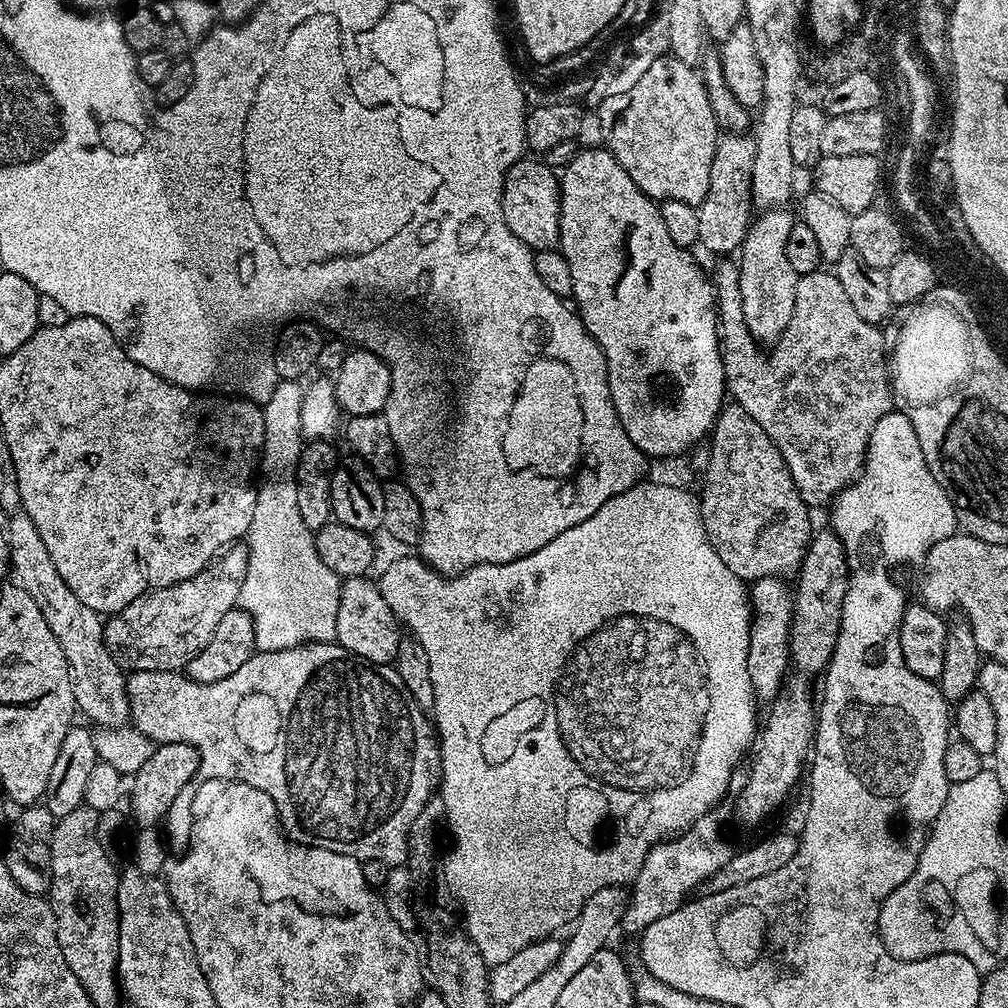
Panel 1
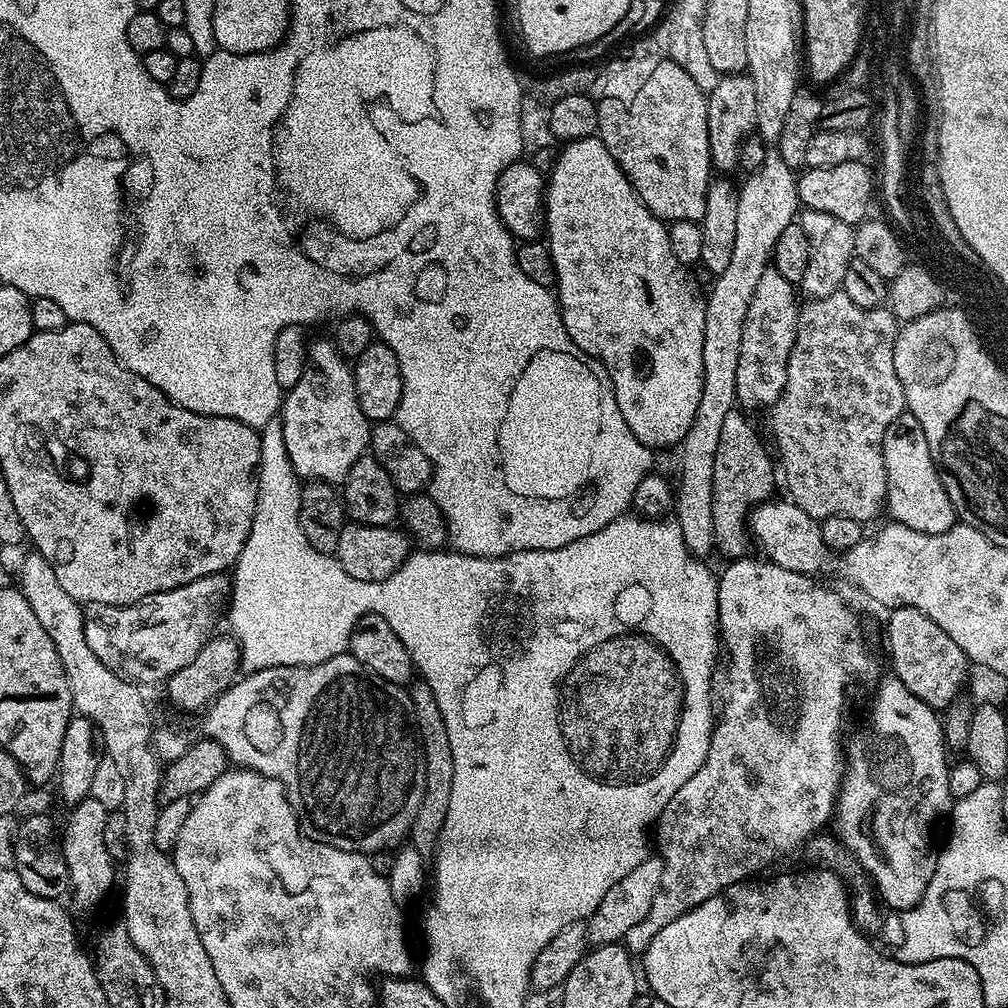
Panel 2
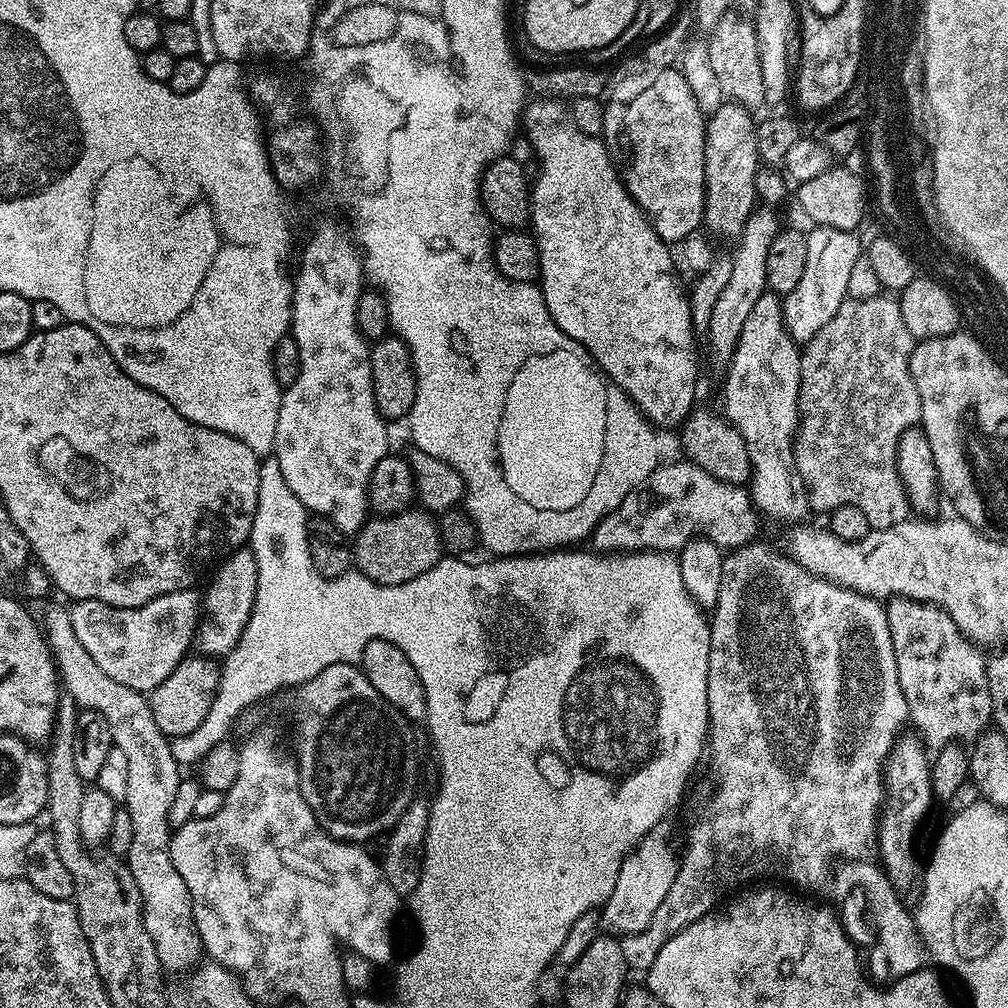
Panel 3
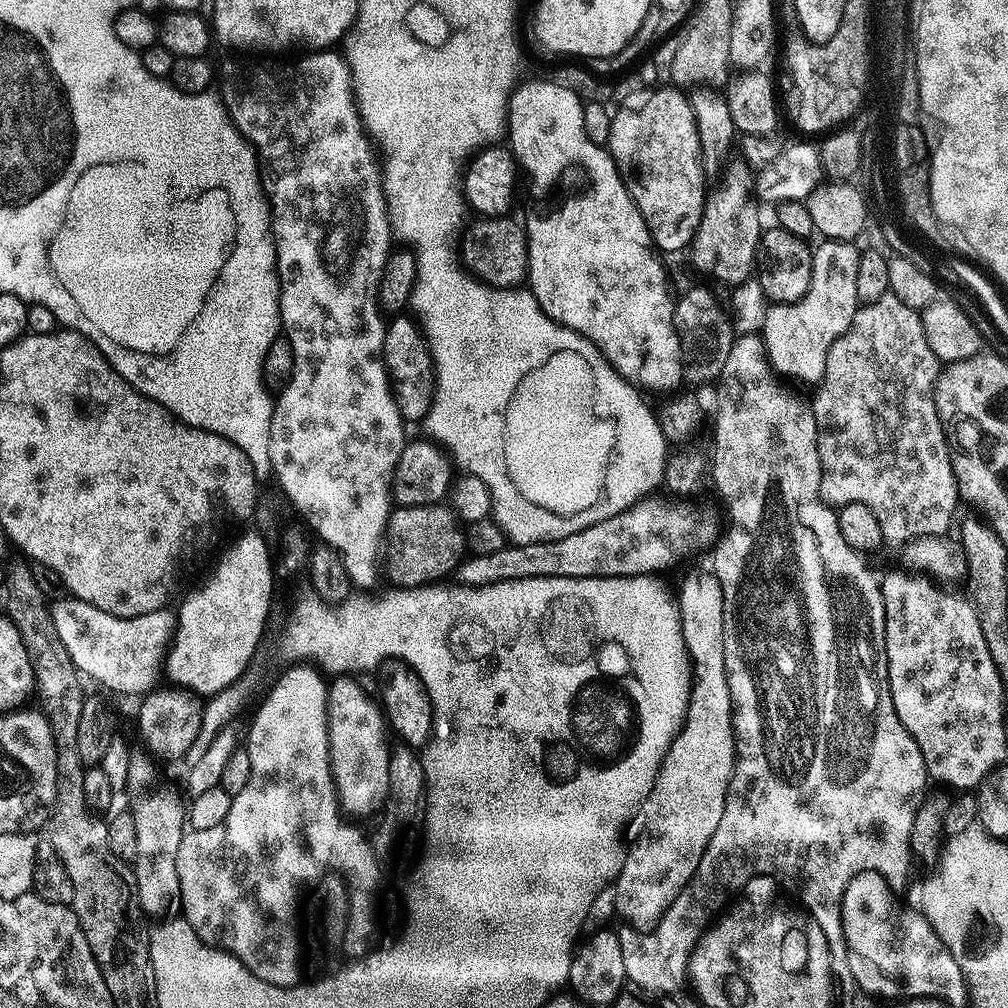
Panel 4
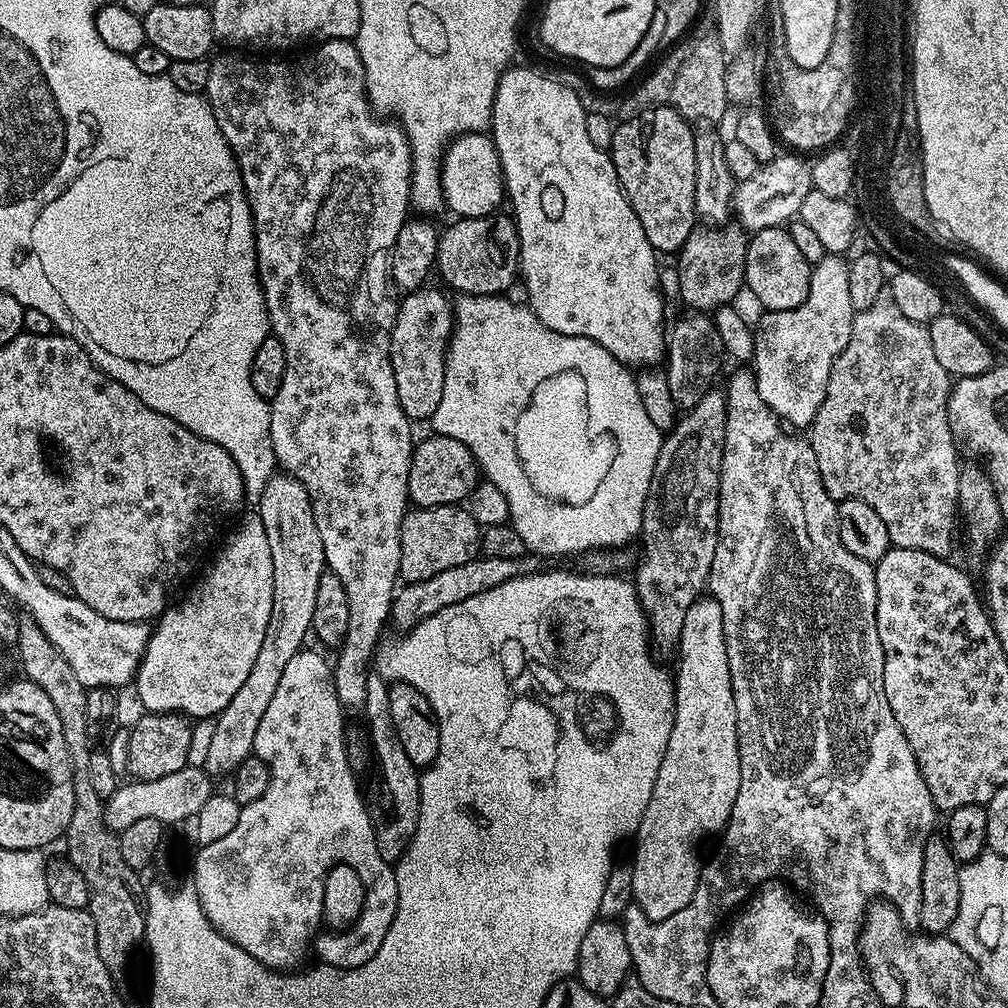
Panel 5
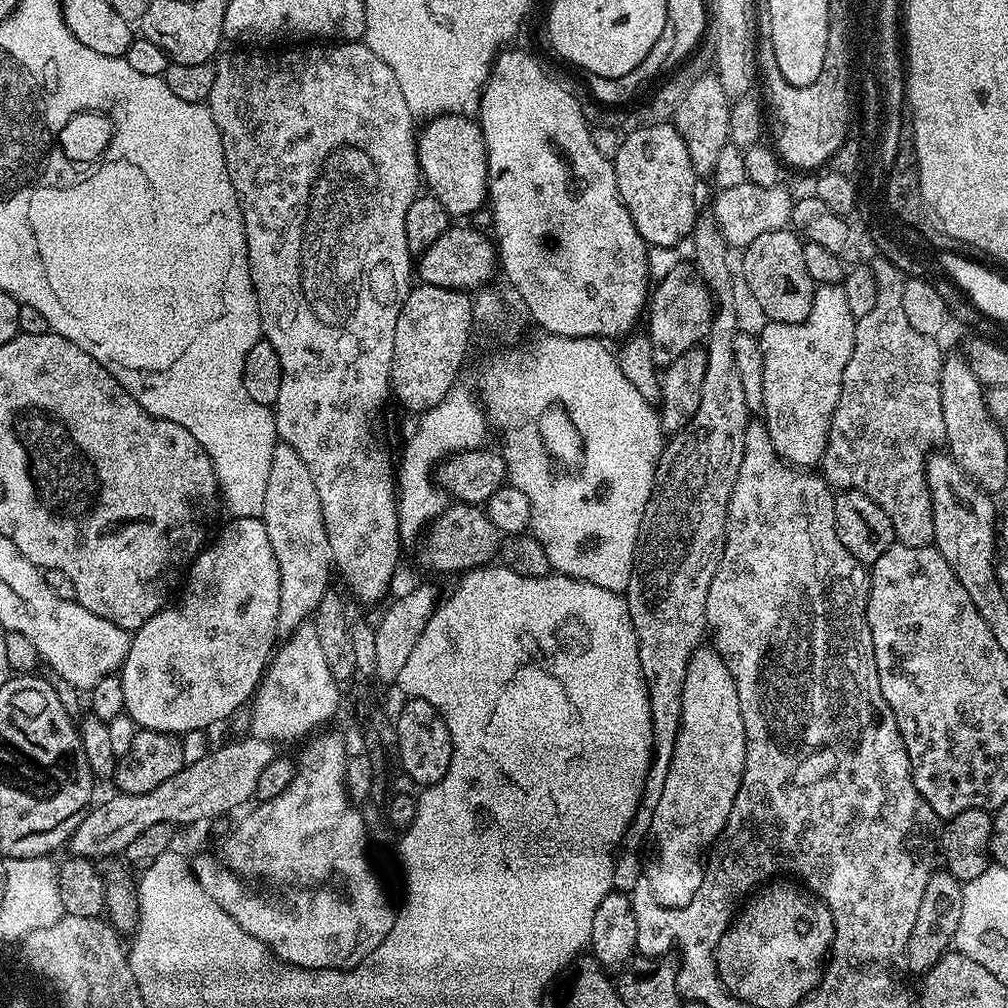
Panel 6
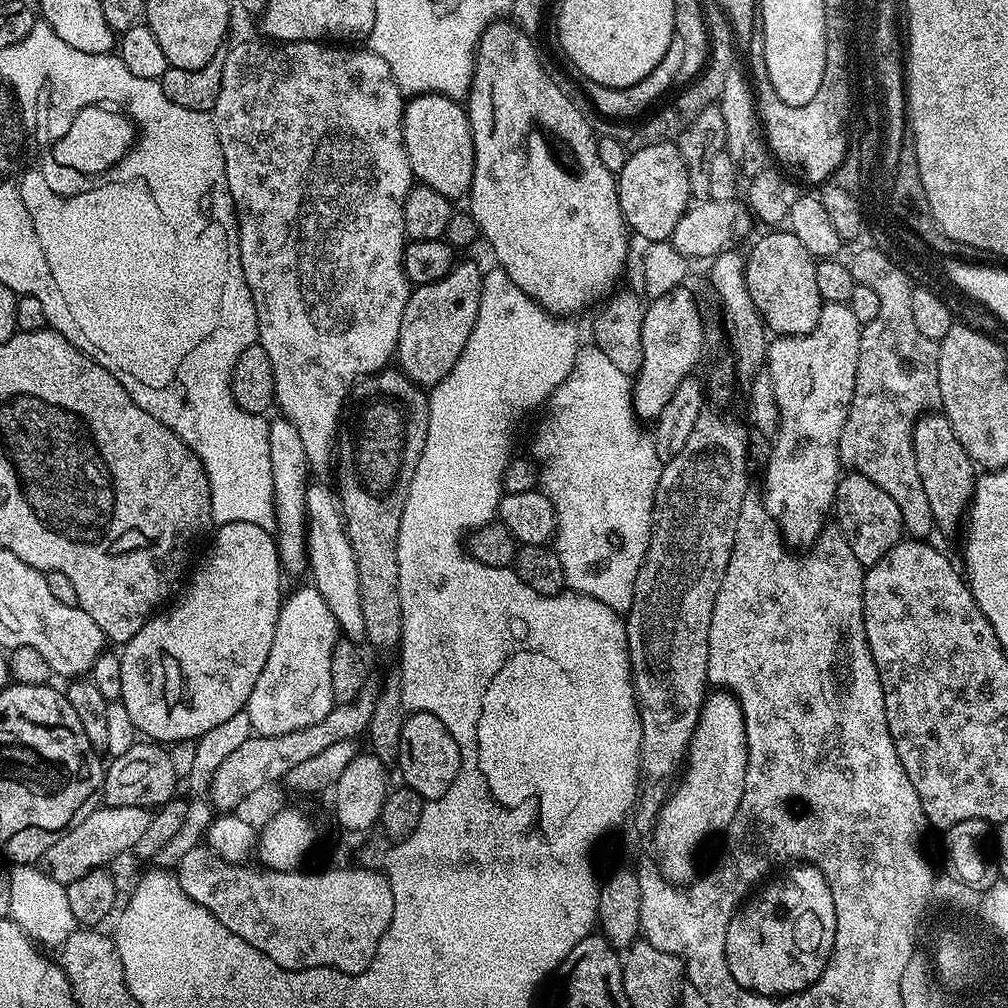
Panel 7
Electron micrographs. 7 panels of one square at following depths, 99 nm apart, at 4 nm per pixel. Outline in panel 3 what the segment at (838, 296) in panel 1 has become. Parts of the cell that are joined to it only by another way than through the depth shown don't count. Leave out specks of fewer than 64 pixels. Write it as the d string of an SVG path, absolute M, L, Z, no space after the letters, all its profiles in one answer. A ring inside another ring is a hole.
M881 294L869 300L845 300L838 314L834 314L834 318L830 318L830 322L826 322L826 326L822 326L822 330L818 330L814 338L810 338L803 345L800 354L800 426L796 429L796 468L800 471L800 477L808 491L809 509L813 513L816 511L831 514L838 506L858 506L858 510L866 514L869 529L872 530L898 526L909 519L908 495L902 478L898 474L896 455L902 434L908 428L917 427L920 422L918 386L914 386L914 378L910 374L910 358L914 341L910 330L906 330L906 322L902 322L902 310L899 303L895 299L887 300L887 298L892 299Z

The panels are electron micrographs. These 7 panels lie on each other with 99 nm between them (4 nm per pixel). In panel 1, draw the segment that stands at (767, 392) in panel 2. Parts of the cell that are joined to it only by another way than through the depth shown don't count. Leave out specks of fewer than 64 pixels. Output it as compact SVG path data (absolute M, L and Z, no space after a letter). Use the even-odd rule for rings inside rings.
M779 206L761 211L749 224L744 243L738 249L744 322L752 338L760 342L773 341L783 333L794 312L796 287L801 277L786 258L786 238L790 238L794 223L794 217L786 209Z

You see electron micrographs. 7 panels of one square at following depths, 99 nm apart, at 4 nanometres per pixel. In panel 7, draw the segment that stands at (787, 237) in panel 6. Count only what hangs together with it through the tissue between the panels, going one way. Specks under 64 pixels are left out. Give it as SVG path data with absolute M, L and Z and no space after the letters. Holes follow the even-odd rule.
M768 230L765 232L768 233L749 252L746 252L744 262L746 290L769 333L776 336L810 334L810 330L814 330L814 326L818 326L818 314L822 307L822 301L818 294L818 278L816 277L817 257L812 256L810 250L806 250L806 246L802 246L802 242L798 242L798 238L794 238L794 234L790 230Z

